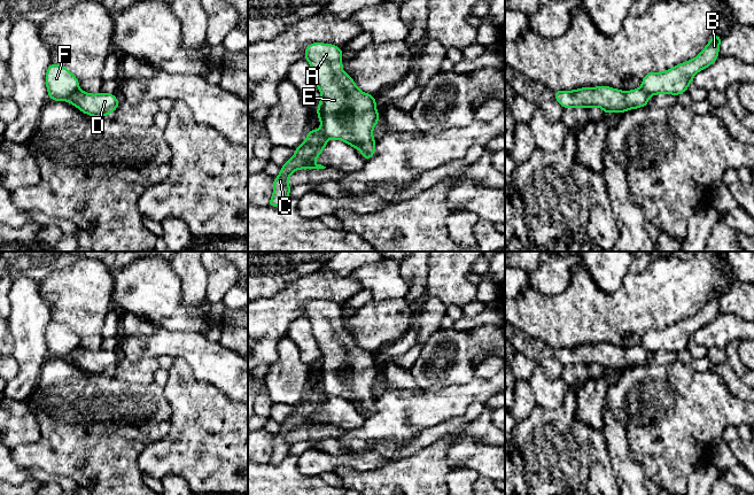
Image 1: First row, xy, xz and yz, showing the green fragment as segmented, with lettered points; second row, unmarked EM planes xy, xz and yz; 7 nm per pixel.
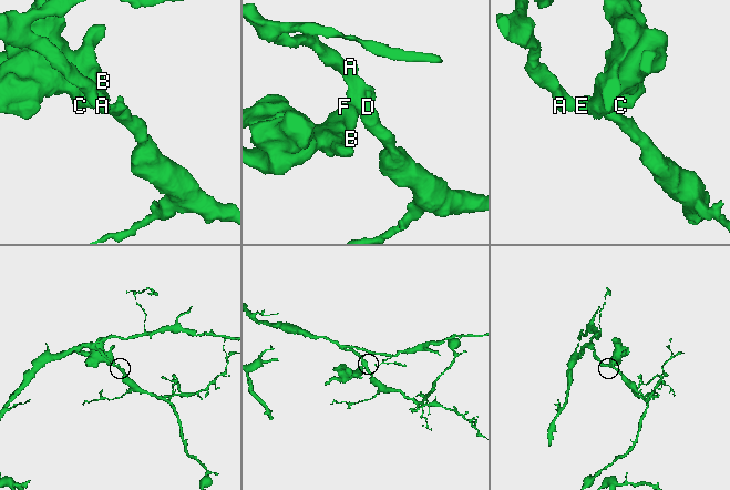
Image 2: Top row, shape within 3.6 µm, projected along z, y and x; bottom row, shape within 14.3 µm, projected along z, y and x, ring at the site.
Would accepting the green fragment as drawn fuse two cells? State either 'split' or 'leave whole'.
split

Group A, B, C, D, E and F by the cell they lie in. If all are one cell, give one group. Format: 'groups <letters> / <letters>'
groups A D E / B C F

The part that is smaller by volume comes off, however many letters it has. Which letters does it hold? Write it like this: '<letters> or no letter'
B, C, F

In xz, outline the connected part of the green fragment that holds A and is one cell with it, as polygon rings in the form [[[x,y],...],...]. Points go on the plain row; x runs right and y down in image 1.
[[[314,300],[305,305],[304,316],[311,322],[312,333],[321,350],[317,365],[321,385],[328,396],[337,396],[359,407],[365,418],[375,411],[375,396],[373,386],[379,380],[379,370],[374,353],[360,348],[353,335],[342,327],[342,305],[333,301]]]

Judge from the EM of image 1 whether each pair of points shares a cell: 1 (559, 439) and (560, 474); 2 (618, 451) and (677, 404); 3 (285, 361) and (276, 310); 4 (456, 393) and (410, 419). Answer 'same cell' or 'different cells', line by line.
1: same cell
2: different cells
3: different cells
4: same cell

